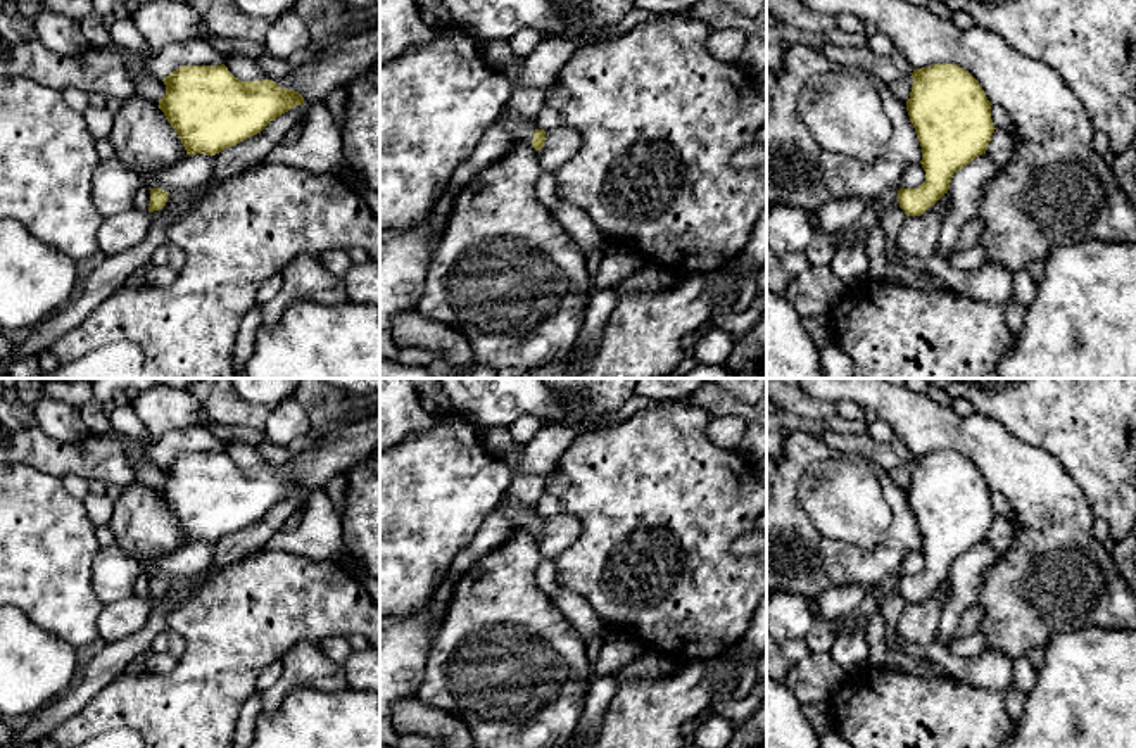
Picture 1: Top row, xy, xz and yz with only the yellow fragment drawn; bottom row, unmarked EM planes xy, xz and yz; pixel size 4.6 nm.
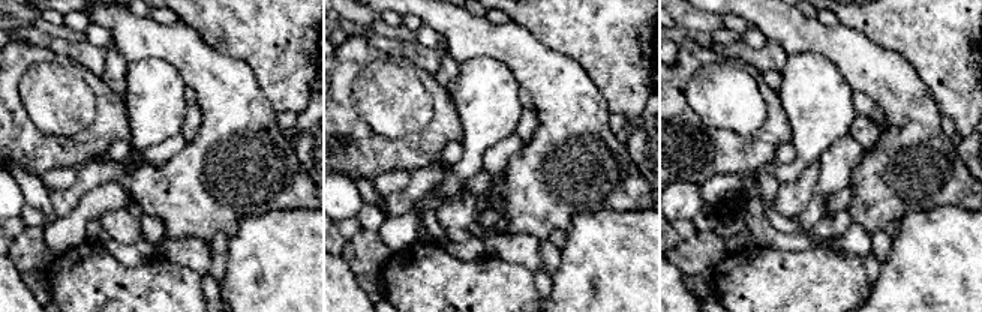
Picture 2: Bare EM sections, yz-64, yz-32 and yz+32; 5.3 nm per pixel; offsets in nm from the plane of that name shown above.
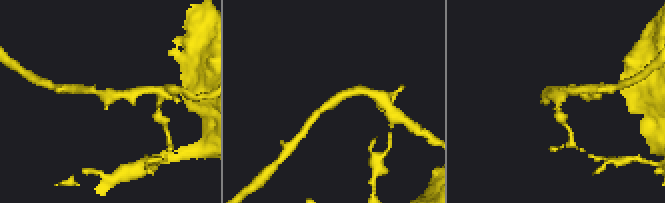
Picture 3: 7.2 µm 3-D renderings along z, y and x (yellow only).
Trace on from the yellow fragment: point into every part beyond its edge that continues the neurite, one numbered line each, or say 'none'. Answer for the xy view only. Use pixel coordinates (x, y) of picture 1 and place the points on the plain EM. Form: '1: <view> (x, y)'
none

